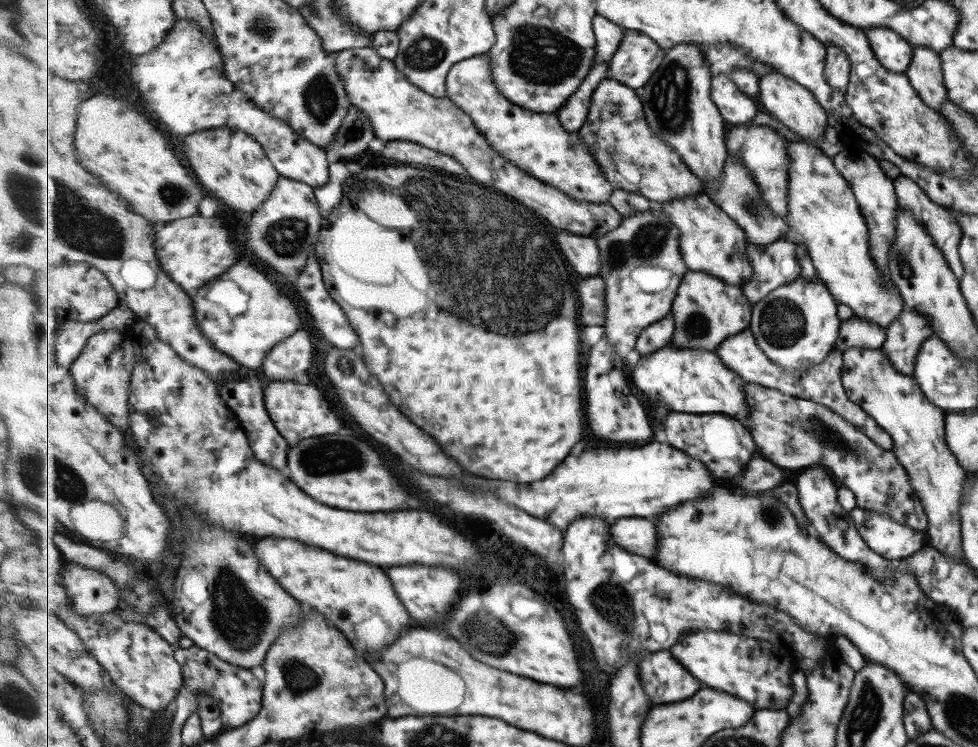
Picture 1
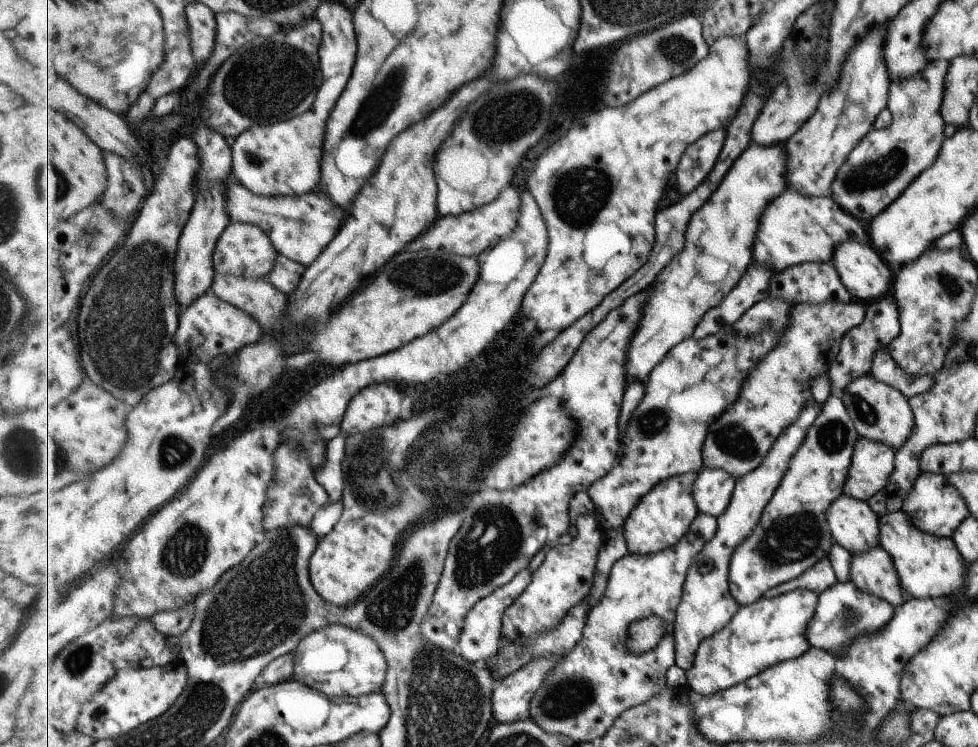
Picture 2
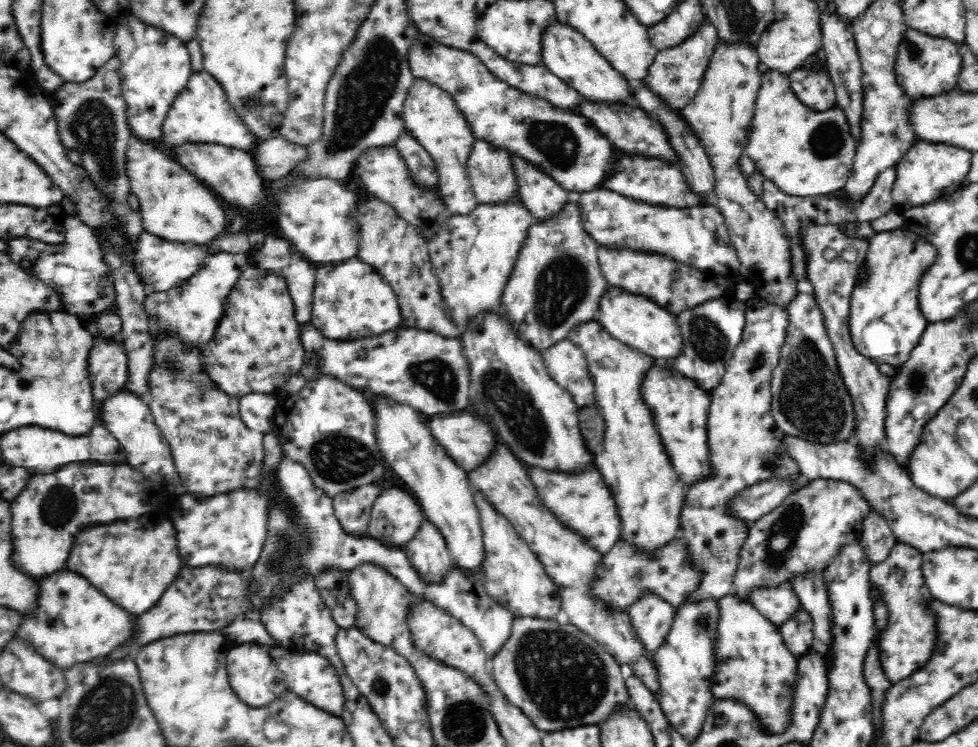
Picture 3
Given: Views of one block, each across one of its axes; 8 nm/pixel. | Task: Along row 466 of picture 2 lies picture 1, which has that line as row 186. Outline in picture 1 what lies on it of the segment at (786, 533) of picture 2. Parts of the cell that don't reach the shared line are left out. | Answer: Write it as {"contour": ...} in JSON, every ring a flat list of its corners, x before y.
{"contour":[[791,141,788,146,789,152,789,161,790,163,790,173,789,173,789,212,785,217,786,222,789,225,789,235,794,235,794,243,804,244,807,256,811,260,811,264,816,272,816,278,823,282,825,286,828,287,829,294,832,294,832,297,836,299,836,303,839,306,849,307,852,310,853,316,857,318,862,318,863,320,868,320,869,322,874,322,884,329,886,326,903,310,903,301,901,300,900,294,897,292,897,289,893,284,886,284,882,282,879,271,871,258,871,255,868,251,868,230,865,226,865,221,863,216,861,216,855,195,852,193,851,187,848,186,848,181,839,173,836,169,835,164,833,164,831,158,827,155,823,155,822,151,817,148,817,146,806,143,805,141]]}

